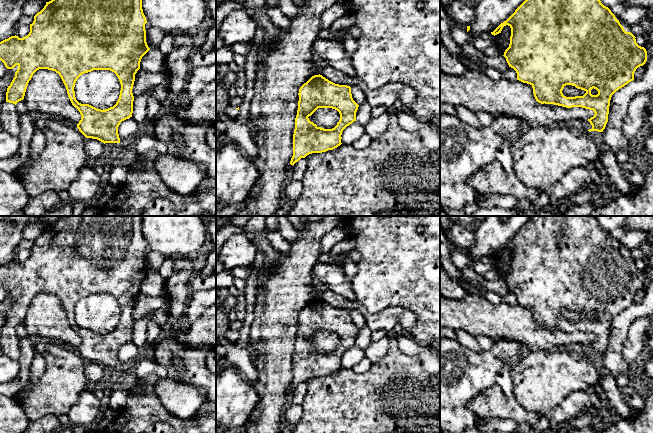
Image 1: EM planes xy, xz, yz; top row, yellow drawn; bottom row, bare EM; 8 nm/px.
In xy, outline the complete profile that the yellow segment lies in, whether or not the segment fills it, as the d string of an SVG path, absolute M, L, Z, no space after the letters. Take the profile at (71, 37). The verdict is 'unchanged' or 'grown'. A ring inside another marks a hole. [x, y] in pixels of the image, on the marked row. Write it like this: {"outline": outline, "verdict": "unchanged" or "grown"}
{"outline": "M51 0L34 16L27 36L11 36L0 42L0 60L7 69L18 66L7 88L6 102L17 104L24 99L33 74L39 69L55 71L61 77L72 105L81 114L77 124L86 137L105 143L120 143L118 127L133 113L132 93L135 74L142 57L150 50L146 42L146 17L142 0ZM93 70L110 70L118 77L121 90L113 107L97 109L81 104L75 97L75 83L84 73Z", "verdict": "unchanged"}

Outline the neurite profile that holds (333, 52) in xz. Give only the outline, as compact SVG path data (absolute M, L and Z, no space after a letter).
M317 38L312 46L315 56L327 62L327 65L341 71L348 76L356 76L350 56L342 42Z

